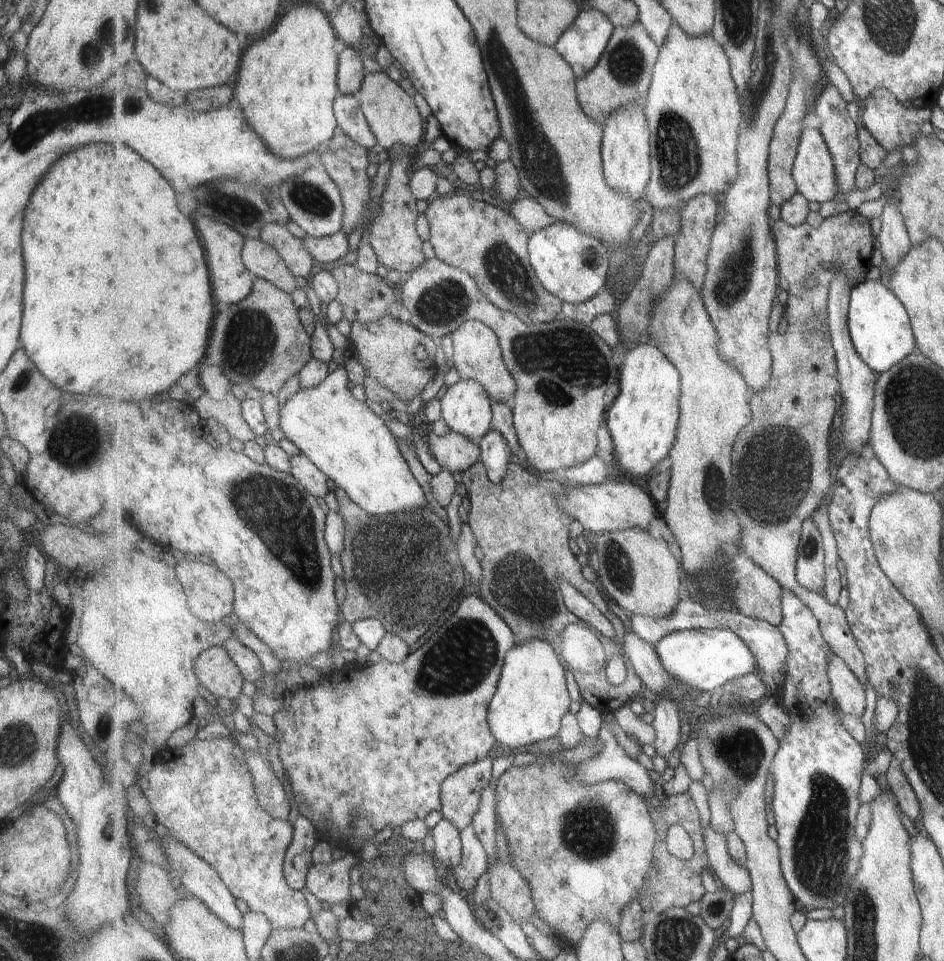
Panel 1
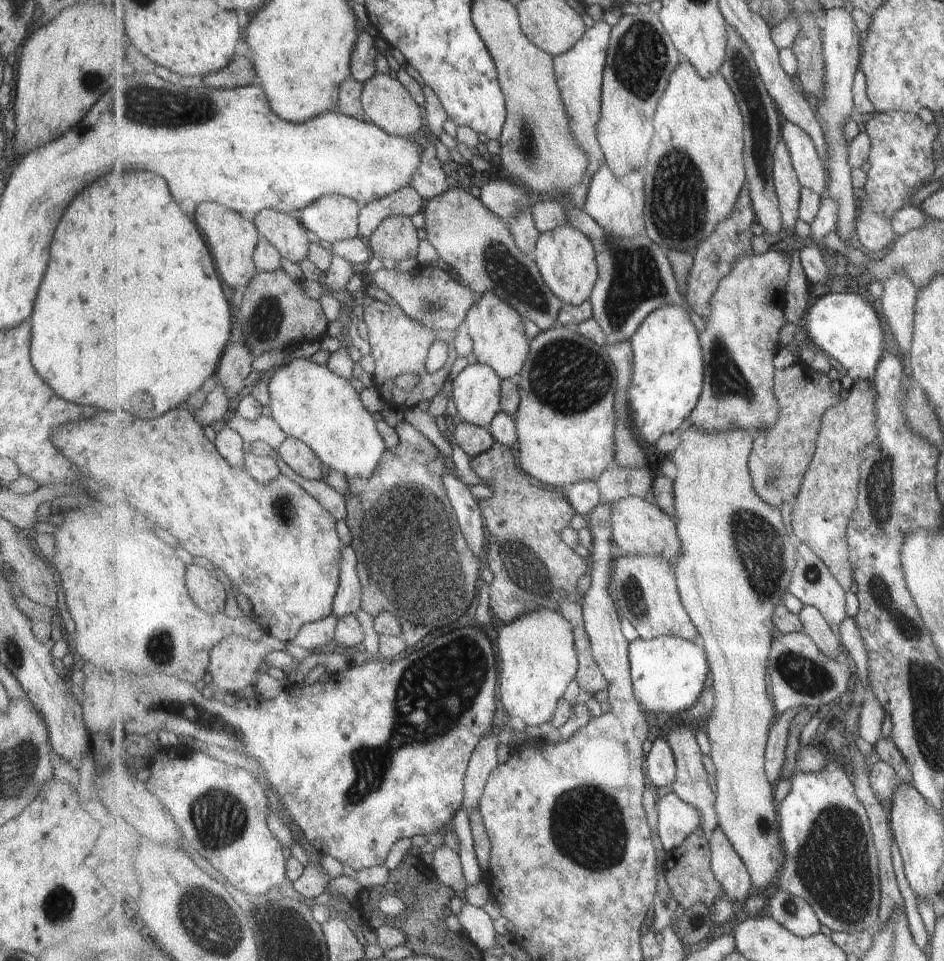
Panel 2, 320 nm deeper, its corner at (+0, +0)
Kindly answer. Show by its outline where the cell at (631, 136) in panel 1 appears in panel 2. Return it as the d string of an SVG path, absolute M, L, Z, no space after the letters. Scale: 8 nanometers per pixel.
M605 160L601 170L591 178L584 210L609 234L627 236L627 238L646 235L647 228L644 218L646 212L646 181L644 170L635 168L635 172L631 170L627 176L615 176L611 166Z

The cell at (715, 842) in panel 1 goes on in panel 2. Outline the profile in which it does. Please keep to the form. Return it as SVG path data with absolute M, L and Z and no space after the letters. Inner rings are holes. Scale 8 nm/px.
M675 721L673 726L667 732L667 740L671 746L671 750L675 754L677 766L677 777L673 782L673 791L676 796L679 796L683 802L687 802L689 806L697 808L697 814L701 814L701 829L707 836L713 834L719 828L719 820L717 820L717 810L715 810L716 792L711 790L709 786L709 774L703 766L703 754L701 748L697 744L694 729L692 726L683 722ZM677 722L677 724L675 724Z

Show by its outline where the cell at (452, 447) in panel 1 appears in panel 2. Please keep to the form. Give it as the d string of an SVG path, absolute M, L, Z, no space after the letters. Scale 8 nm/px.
M462 420L456 421L455 433L450 437L472 460L473 458L491 451L497 443L488 429Z

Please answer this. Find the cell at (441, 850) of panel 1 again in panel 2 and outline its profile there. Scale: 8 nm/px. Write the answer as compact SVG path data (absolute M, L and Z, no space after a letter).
M446 843L443 846L435 847L432 854L434 855L434 862L431 869L438 878L437 880L449 886L454 892L465 893L468 884L459 854Z

